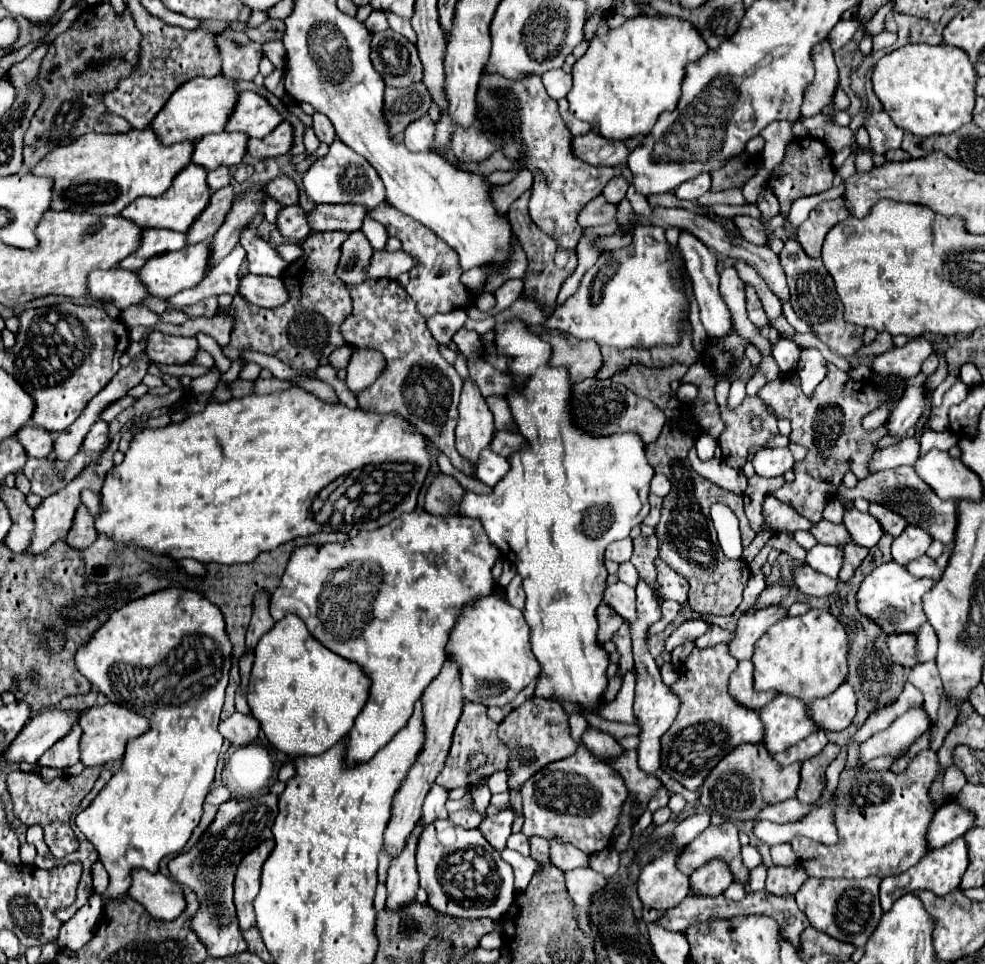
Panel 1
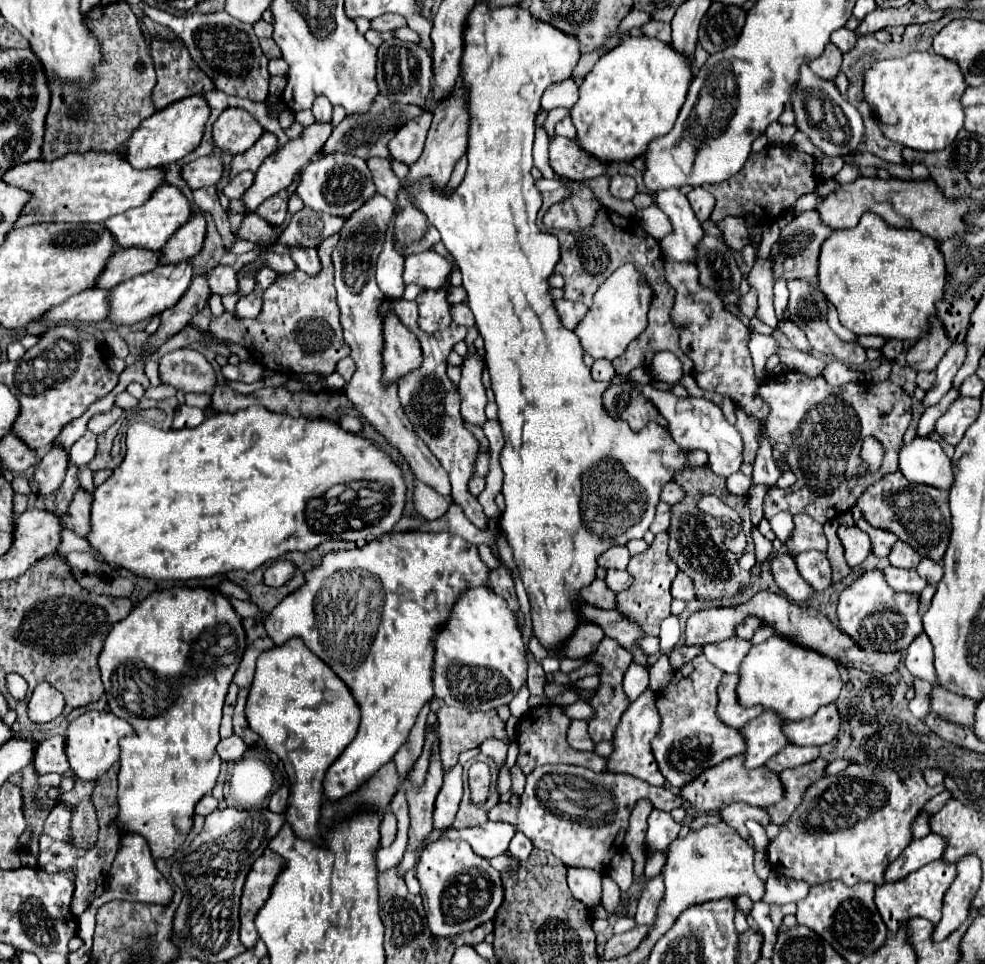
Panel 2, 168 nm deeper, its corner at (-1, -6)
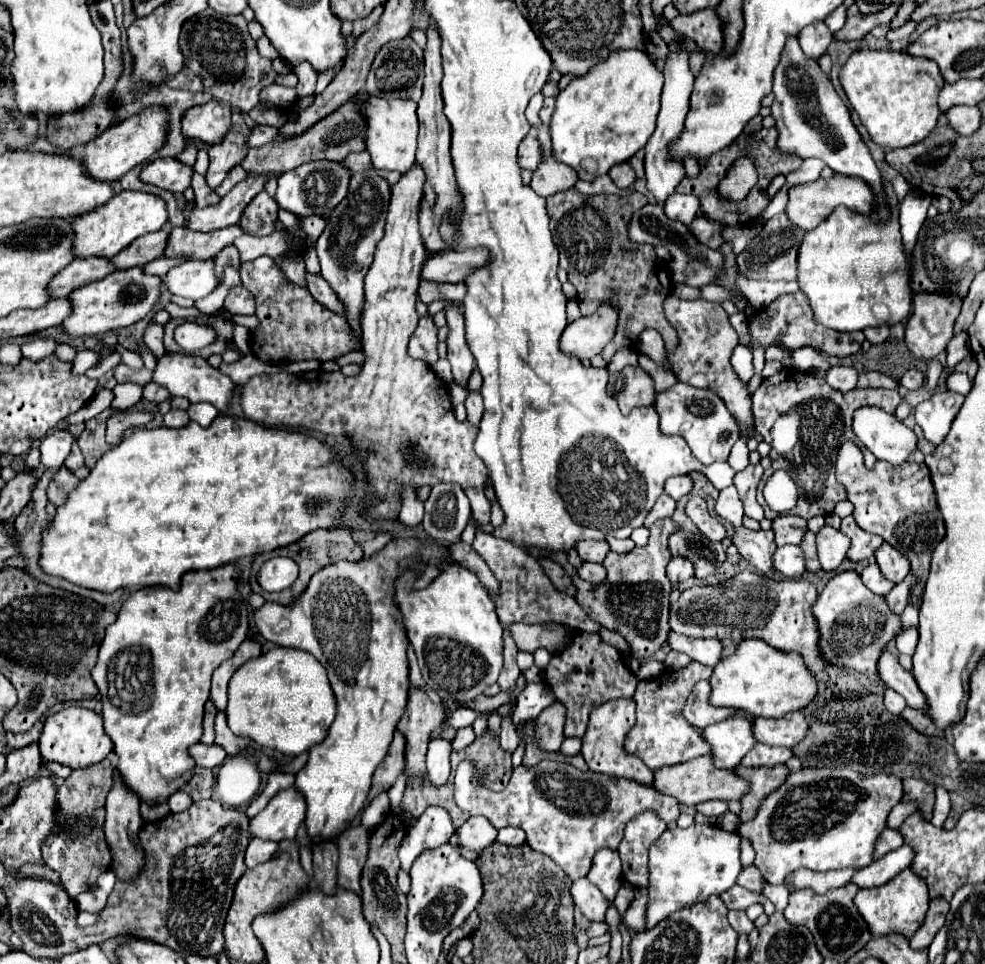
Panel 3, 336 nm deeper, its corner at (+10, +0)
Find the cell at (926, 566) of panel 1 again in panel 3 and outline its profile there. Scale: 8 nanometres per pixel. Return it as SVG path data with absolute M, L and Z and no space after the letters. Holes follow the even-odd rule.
M870 563L870 565L862 571L862 581L864 581L864 585L866 585L872 593L878 593L878 595L886 595L886 593L894 587L894 583L888 581L888 579L882 575L882 571L880 571L880 567L878 567L876 563Z

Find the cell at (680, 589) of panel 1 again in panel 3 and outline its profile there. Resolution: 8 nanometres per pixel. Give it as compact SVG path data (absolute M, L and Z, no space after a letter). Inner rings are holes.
M674 557L666 567L666 575L668 575L670 583L676 585L676 583L688 581L694 575L694 569L692 569L690 561L686 561L684 557Z

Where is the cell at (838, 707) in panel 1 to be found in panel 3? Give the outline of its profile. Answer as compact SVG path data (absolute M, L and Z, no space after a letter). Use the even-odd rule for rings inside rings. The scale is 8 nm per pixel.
M802 711L788 713L782 719L754 719L754 737L758 743L764 745L780 745L780 747L794 747L798 745L808 731L808 721Z

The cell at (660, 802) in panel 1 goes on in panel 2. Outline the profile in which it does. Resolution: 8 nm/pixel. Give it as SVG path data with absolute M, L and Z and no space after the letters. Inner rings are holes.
M653 809L649 815L649 829L645 837L645 855L651 855L653 851L665 851L667 845L677 839L681 825L673 821L671 813Z

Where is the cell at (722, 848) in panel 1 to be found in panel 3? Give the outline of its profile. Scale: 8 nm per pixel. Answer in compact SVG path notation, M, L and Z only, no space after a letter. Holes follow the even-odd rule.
M694 823L686 829L672 827L664 831L650 847L650 883L646 929L652 929L670 913L706 901L710 895L728 891L742 869L740 863L740 835L728 833L718 825Z

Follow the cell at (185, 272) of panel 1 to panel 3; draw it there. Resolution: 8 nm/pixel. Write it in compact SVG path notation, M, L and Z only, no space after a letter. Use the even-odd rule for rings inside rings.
M142 267L120 269L116 273L106 275L100 281L94 281L90 285L84 285L82 289L76 289L74 293L70 293L74 313L62 323L62 327L72 337L98 335L98 333L128 327L128 325L144 319L154 309L154 305L160 299L160 289L162 289L162 279L158 275L144 273Z

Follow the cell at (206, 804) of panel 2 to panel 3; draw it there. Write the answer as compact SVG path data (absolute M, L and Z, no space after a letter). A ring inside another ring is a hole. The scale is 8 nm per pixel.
M186 791L174 793L174 795L170 797L170 801L168 801L168 807L170 807L170 811L174 811L174 813L178 813L178 811L182 811L182 809L188 809L190 805L192 805L192 797L190 797Z

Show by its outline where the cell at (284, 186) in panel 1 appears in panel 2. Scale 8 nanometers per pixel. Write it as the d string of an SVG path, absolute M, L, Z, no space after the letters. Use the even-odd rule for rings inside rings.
M269 197L267 201L263 201L257 211L255 211L261 219L265 219L269 225L283 225L285 217L287 217L287 201L281 199L281 197Z

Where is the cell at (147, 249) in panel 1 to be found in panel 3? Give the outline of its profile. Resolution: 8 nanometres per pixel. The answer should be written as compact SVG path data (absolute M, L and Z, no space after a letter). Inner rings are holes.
M80 257L74 259L66 269L62 269L50 283L52 299L66 297L74 289L88 285L90 281L98 281L110 273L114 273L116 267L108 257Z

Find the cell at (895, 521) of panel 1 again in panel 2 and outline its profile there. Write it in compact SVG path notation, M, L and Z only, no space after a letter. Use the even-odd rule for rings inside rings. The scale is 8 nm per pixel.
M863 519L855 521L855 525L861 527L861 531L865 531L871 539L871 553L877 555L877 557L887 557L893 543L897 541L897 537L893 533L887 533L887 531L881 531L881 529L875 529L871 525L867 525Z

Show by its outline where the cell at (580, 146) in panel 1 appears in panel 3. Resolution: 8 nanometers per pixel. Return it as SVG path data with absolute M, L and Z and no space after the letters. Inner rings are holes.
M528 135L526 141L522 141L522 145L520 145L520 149L518 149L518 163L520 163L520 167L534 171L534 169L540 165L542 159L544 159L542 145L538 143L536 137Z

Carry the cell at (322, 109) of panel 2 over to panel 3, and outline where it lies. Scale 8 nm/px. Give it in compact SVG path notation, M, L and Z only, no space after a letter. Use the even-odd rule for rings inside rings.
M298 65L298 69L294 69L294 73L298 75L298 85L296 85L296 91L298 91L298 97L310 97L316 93L316 73L314 69L310 69L310 65Z

